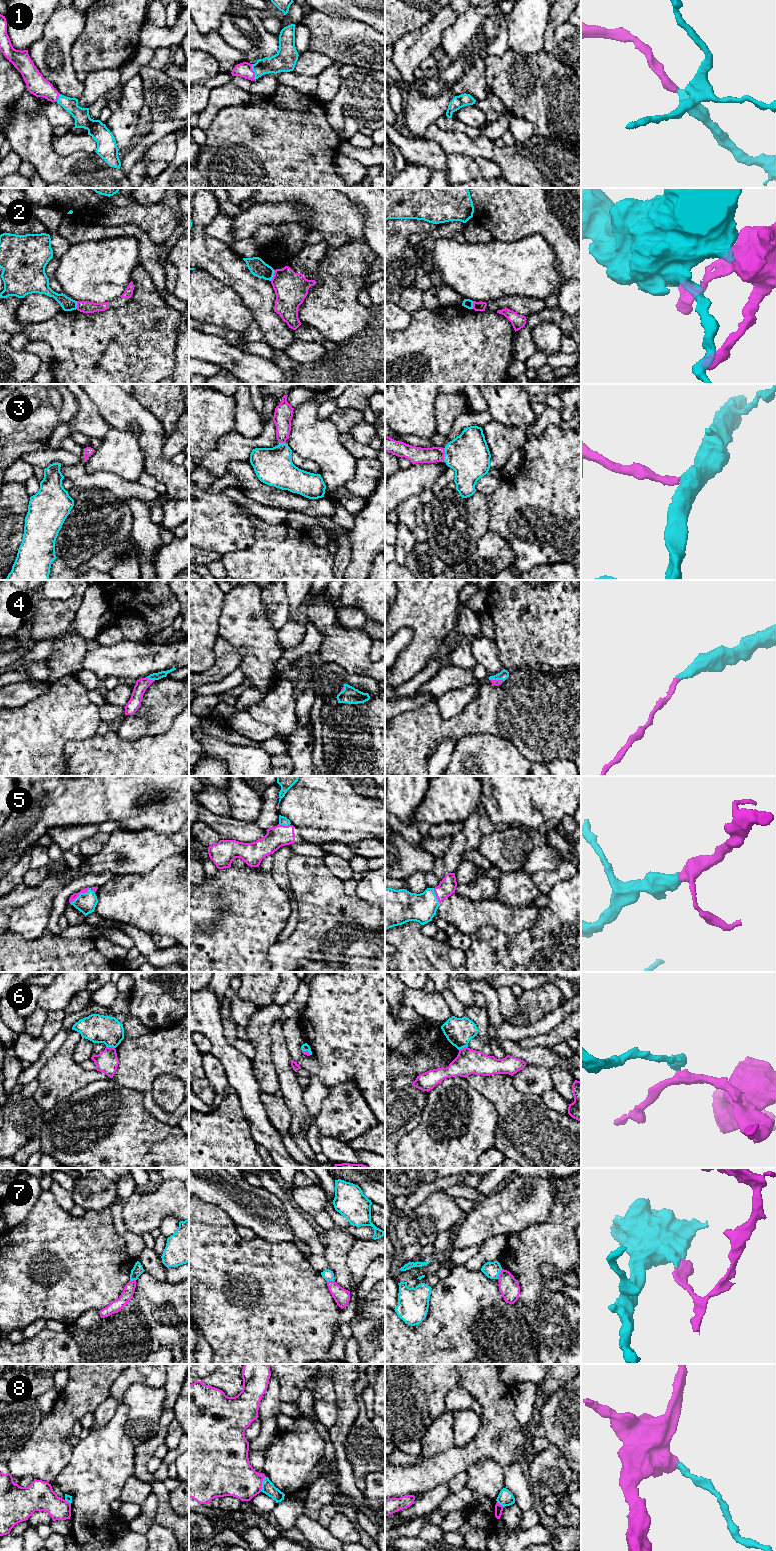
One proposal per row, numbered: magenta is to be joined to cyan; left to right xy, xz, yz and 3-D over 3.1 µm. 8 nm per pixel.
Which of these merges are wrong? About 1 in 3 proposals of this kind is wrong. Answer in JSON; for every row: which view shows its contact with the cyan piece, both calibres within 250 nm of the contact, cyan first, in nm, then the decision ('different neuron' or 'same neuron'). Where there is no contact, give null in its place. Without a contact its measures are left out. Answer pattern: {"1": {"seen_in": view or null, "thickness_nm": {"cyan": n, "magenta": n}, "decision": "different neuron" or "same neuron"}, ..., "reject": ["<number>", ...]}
{"1": {"seen_in": "xz", "thickness_nm": {"cyan": 170, "magenta": 120}, "decision": "same neuron"}, "2": {"seen_in": "xz", "thickness_nm": {"cyan": 140, "magenta": 260}, "decision": "different neuron"}, "3": {"seen_in": "yz", "thickness_nm": {"cyan": 340, "magenta": 130}, "decision": "same neuron"}, "4": {"seen_in": "yz", "thickness_nm": {"cyan": 80, "magenta": 50}, "decision": "same neuron"}, "5": {"seen_in": "xy", "thickness_nm": {"cyan": 160, "magenta": 50}, "decision": "same neuron"}, "6": {"seen_in": "xy", "thickness_nm": {"cyan": 220, "magenta": 180}, "decision": "different neuron"}, "7": {"seen_in": "yz", "thickness_nm": {"cyan": 130, "magenta": 160}, "decision": "different neuron"}, "8": {"seen_in": "xz", "thickness_nm": {"cyan": 100, "magenta": 320}, "decision": "different neuron"}, "reject": ["2", "6", "7", "8"]}

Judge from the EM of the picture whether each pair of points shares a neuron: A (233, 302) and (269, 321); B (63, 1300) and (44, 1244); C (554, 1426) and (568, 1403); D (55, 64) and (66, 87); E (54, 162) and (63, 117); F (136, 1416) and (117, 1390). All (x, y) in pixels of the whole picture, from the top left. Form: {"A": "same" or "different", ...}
{"A": "different", "B": "same", "C": "same", "D": "same", "E": "different", "F": "different"}

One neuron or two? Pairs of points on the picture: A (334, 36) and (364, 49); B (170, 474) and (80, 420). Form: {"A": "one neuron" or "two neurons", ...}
{"A": "one neuron", "B": "two neurons"}

